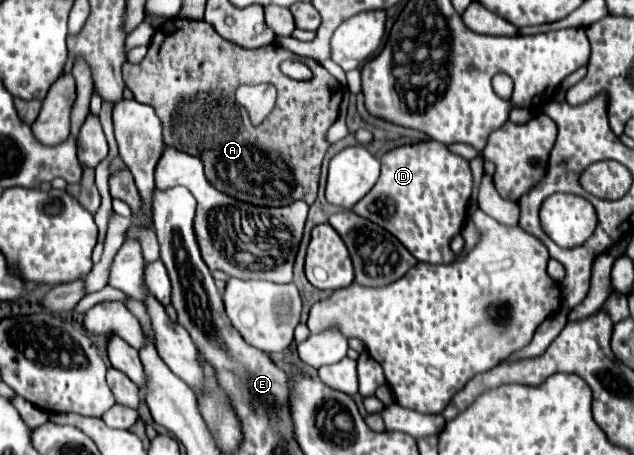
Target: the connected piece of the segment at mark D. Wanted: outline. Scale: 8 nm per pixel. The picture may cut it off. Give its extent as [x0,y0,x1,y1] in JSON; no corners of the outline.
[353,139,473,265]

